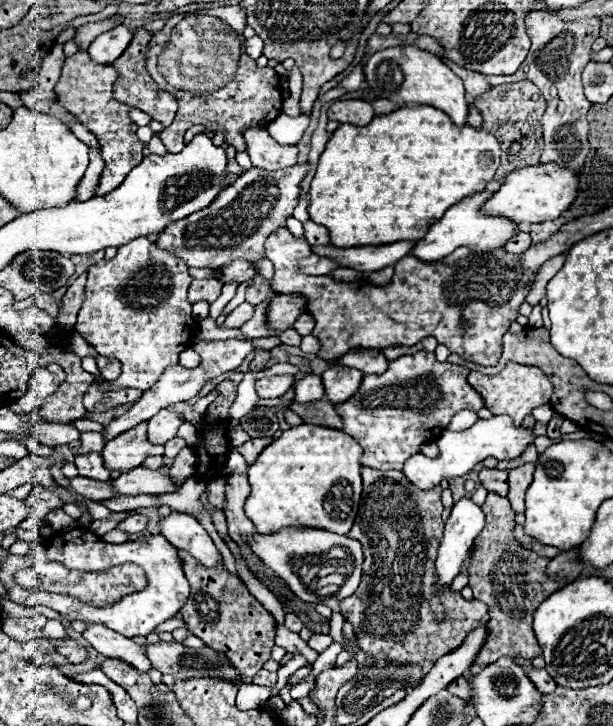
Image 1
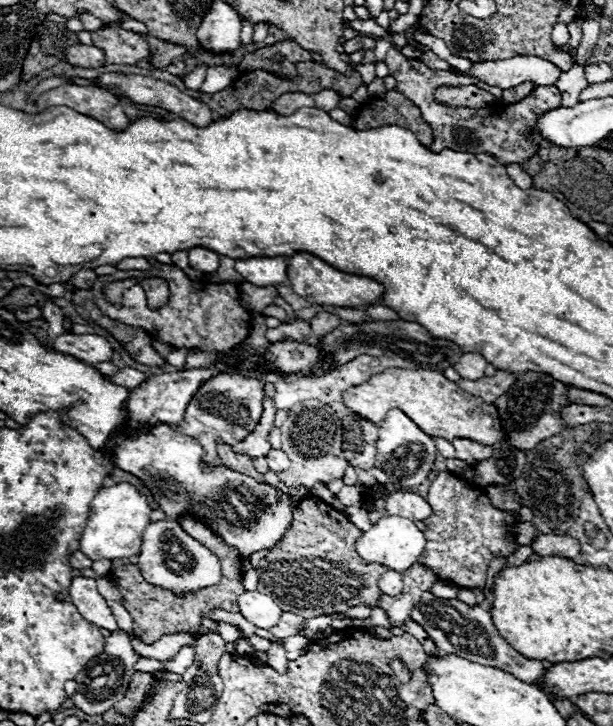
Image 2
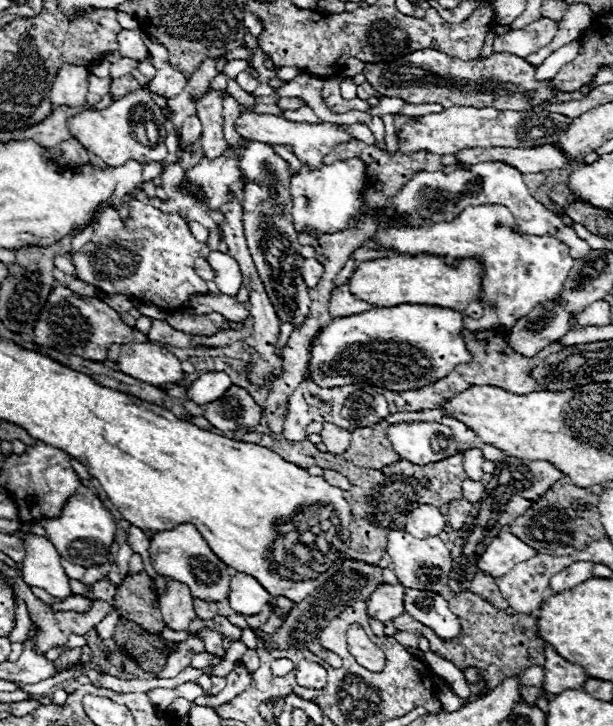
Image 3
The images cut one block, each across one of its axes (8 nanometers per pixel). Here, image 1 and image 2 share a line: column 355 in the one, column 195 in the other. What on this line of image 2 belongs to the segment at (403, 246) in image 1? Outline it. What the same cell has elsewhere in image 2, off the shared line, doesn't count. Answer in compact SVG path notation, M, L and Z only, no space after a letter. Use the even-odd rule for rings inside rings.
M206 248L188 250L188 258L190 258L190 266L200 272L214 272L220 266L220 256Z

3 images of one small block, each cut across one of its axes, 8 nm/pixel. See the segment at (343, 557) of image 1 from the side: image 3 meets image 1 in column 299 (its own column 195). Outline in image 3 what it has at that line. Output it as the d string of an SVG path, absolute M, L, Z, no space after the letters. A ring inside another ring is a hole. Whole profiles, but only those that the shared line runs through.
M182 524L174 530L156 532L156 536L150 540L150 558L158 574L170 576L190 586L190 592L194 598L216 600L216 602L222 602L228 598L228 592L230 592L230 576L226 572L228 566L210 550L210 546L196 530L196 526Z

